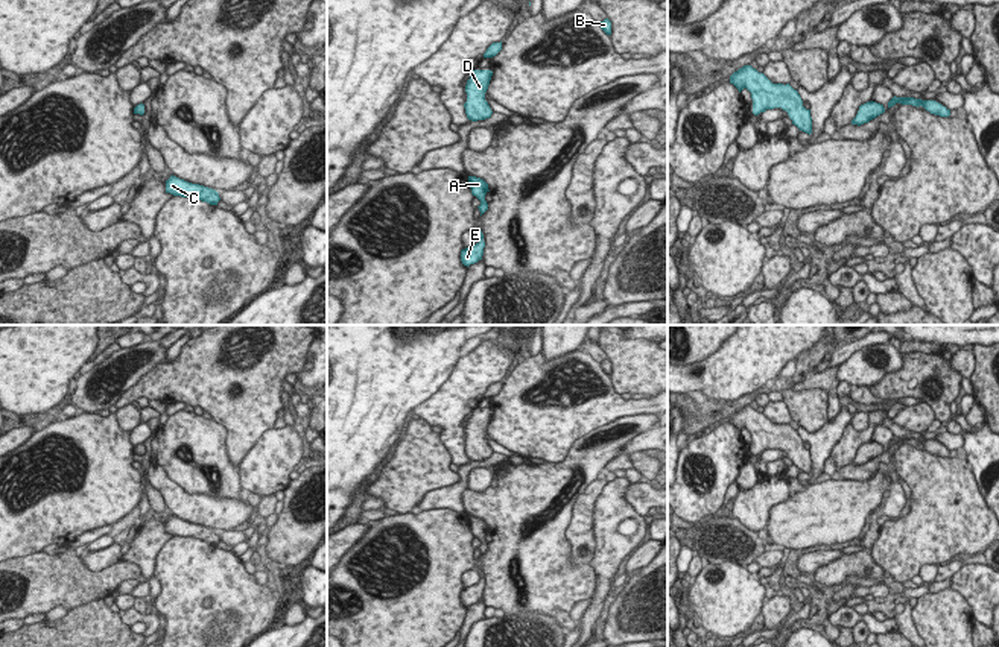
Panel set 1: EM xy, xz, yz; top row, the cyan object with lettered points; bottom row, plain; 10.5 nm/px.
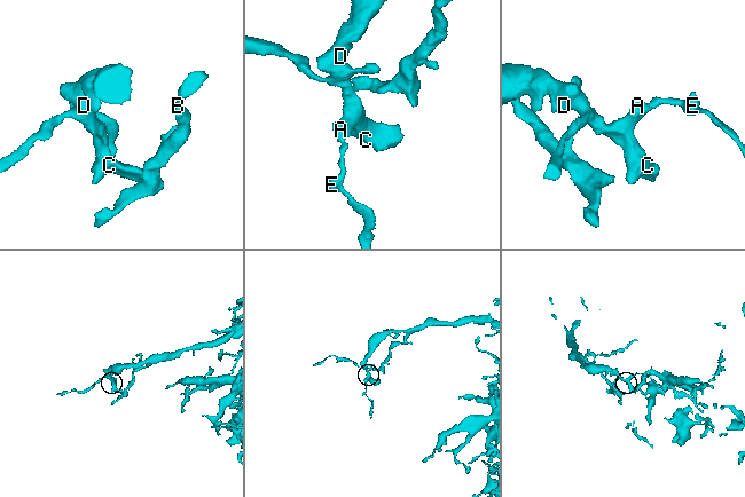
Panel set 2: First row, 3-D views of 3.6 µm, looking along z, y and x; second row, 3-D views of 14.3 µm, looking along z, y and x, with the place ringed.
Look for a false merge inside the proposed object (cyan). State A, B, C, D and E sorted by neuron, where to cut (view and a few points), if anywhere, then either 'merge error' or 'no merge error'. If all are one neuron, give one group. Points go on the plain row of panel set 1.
A B C D E | no cut | no merge error

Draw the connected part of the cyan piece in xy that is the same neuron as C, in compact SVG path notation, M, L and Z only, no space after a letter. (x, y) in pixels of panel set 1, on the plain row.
M173 515L166 521L166 533L181 538L195 538L210 545L217 545L217 542L220 541L216 530L199 524L187 522Z

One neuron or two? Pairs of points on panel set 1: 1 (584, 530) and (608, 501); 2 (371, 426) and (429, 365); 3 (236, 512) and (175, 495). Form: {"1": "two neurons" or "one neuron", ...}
{"1": "two neurons", "2": "one neuron", "3": "one neuron"}

